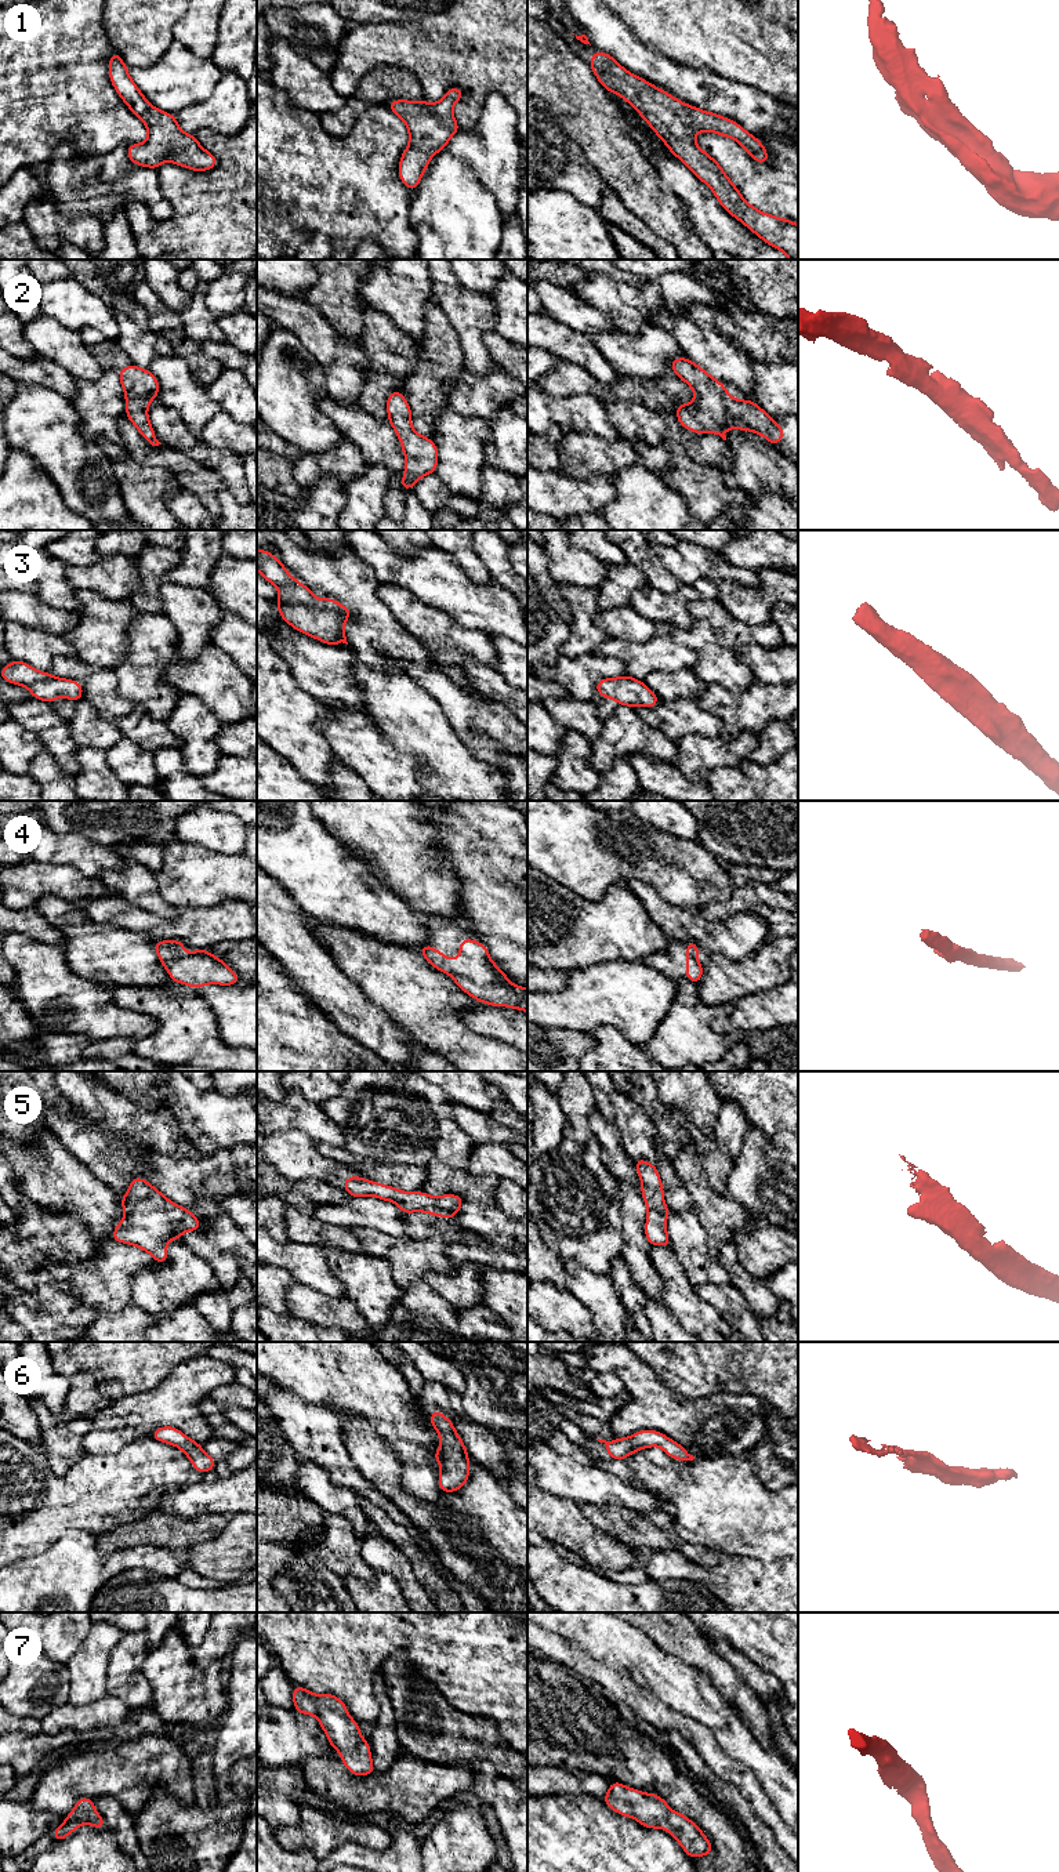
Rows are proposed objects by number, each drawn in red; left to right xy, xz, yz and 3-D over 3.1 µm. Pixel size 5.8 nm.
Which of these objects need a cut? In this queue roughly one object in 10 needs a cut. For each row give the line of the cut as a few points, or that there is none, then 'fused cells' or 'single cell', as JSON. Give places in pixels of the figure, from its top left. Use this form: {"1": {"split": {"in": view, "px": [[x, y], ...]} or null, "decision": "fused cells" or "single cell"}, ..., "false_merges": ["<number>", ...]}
{"1": {"split": null, "decision": "single cell"}, "2": {"split": null, "decision": "single cell"}, "3": {"split": null, "decision": "single cell"}, "4": {"split": null, "decision": "single cell"}, "5": {"split": null, "decision": "single cell"}, "6": {"split": null, "decision": "single cell"}, "7": {"split": null, "decision": "single cell"}, "false_merges": []}

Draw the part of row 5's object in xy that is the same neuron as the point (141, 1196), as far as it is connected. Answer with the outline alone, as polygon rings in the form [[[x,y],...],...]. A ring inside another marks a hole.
[[[139,1176],[130,1182],[120,1202],[126,1215],[113,1229],[112,1240],[146,1251],[160,1265],[168,1260],[166,1245],[170,1240],[182,1241],[184,1231],[202,1227],[197,1216],[189,1209],[174,1204]]]

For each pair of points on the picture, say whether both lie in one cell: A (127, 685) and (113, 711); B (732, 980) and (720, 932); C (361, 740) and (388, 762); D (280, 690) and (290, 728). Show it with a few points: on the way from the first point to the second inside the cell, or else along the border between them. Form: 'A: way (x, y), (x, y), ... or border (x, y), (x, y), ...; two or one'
A: border (112, 671), (116, 679), (116, 692), (138, 707); two
B: border (757, 947), (737, 961), (710, 954); two
C: way (367, 747), (381, 761); one
D: way (280, 700), (280, 711), (285, 718); one

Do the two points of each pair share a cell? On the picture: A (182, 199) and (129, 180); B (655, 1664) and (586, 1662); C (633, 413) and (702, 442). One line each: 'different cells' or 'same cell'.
A: different cells
B: different cells
C: same cell

